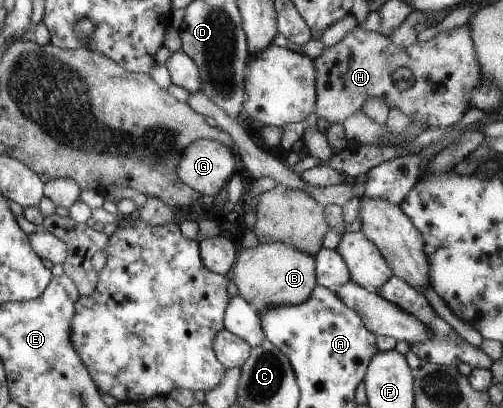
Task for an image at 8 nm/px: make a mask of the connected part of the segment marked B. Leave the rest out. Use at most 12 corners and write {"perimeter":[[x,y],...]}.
{"perimeter":[[279,242],[244,248],[229,278],[258,313],[304,304],[314,257]]}

